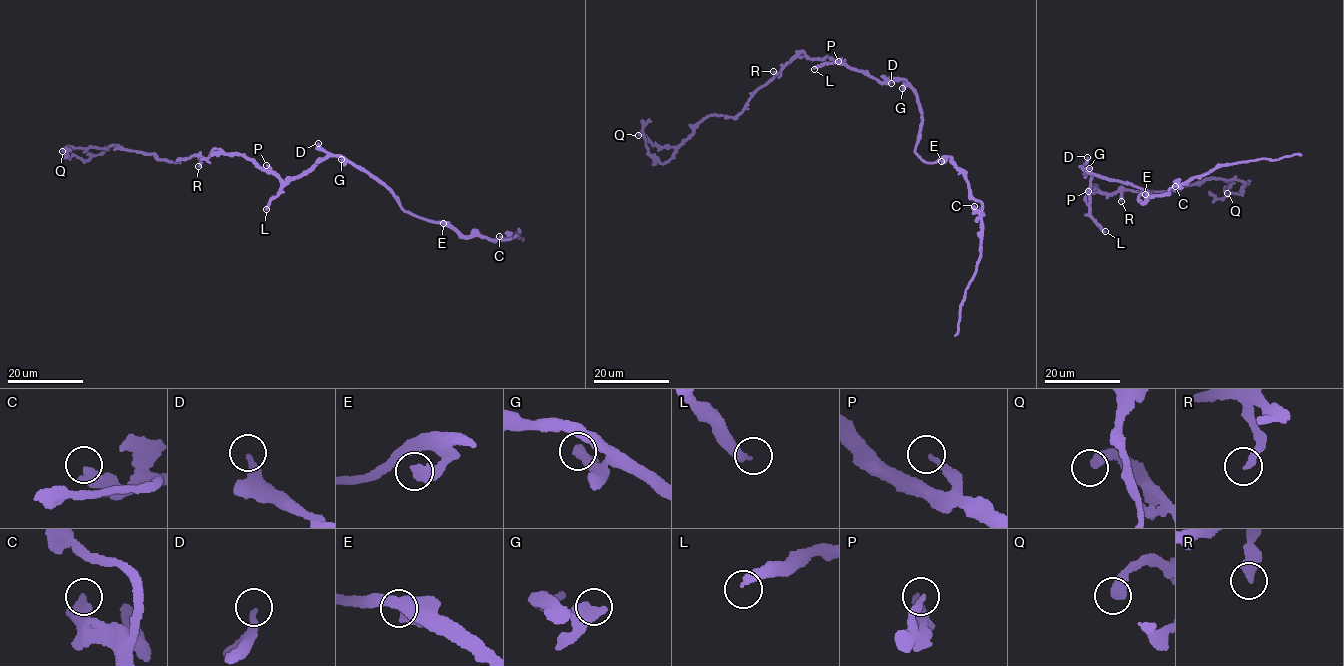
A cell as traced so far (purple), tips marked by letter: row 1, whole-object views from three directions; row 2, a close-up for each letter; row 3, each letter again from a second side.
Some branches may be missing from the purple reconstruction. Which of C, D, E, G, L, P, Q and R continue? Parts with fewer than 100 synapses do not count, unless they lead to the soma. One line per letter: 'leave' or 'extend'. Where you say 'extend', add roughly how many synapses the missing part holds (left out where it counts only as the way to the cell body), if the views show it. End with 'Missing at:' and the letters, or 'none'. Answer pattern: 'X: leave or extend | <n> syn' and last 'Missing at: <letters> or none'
C: leave
D: leave
E: leave
G: leave
L: extend | 110 syn
P: leave
Q: leave
R: leave
Missing at: L

